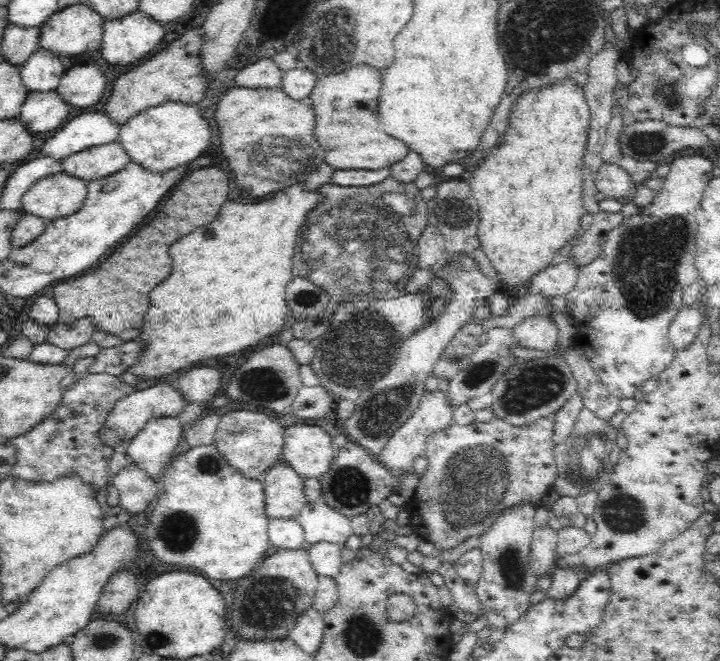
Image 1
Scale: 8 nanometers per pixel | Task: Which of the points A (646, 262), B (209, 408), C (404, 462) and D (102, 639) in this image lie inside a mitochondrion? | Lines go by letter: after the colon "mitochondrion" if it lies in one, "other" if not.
A: mitochondrion
B: other
C: other
D: mitochondrion

